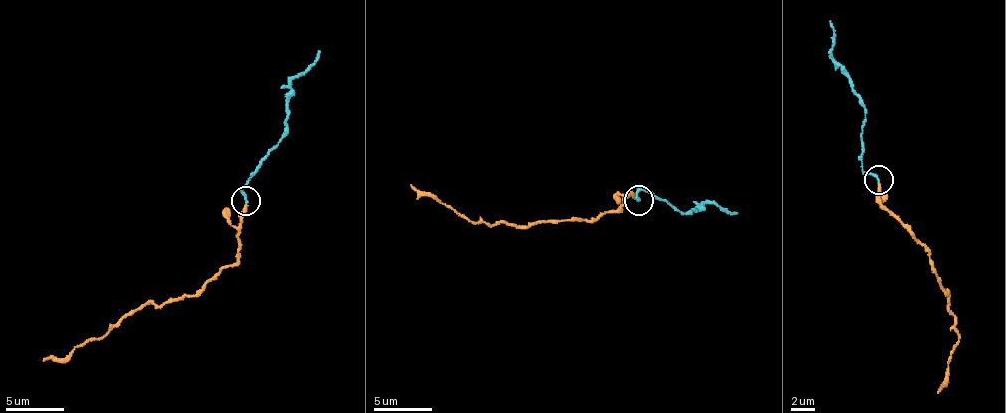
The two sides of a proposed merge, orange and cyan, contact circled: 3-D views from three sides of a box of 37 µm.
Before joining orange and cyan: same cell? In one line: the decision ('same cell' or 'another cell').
same cell

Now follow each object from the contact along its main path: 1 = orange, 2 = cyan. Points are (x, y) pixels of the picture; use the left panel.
1: (247, 201), (239, 254), (231, 266), (193, 295), (162, 304), (145, 303), (100, 337), (63, 358), (44, 361)
2: (247, 201), (245, 185), (283, 134), (286, 95), (293, 80), (319, 51)

